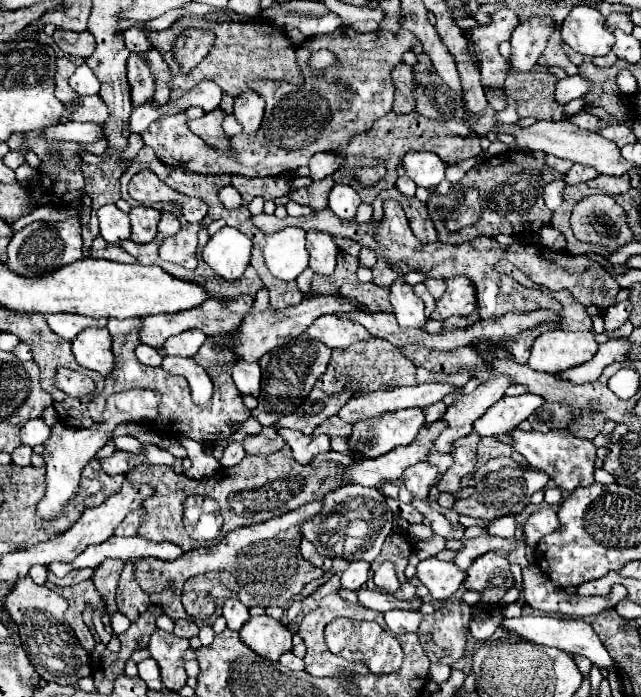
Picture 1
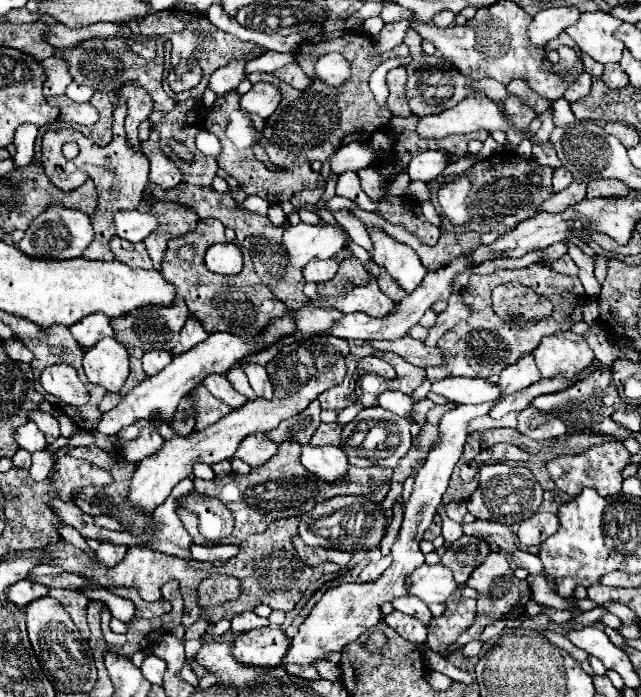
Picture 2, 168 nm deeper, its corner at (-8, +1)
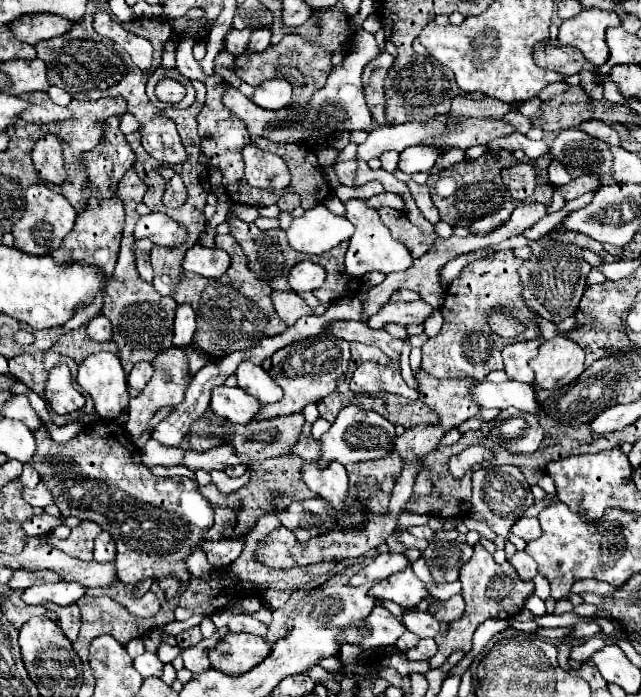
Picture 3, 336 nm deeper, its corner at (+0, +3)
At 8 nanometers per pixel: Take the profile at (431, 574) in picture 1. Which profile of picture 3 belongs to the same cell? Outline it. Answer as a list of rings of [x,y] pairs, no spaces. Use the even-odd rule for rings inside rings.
[[[408,566],[376,584],[376,588],[372,588],[372,596],[376,596],[378,600],[392,600],[404,608],[414,608],[430,594],[426,590],[426,584]]]

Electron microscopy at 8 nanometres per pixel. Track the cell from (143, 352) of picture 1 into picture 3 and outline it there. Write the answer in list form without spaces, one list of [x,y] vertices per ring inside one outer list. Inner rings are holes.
[[[136,362],[134,368],[132,368],[132,372],[130,372],[130,376],[128,376],[128,386],[132,390],[140,392],[148,384],[148,380],[152,378],[152,374],[154,374],[152,362]]]

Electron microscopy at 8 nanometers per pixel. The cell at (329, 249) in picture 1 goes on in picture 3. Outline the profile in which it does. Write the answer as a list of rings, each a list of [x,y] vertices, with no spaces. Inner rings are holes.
[[[304,260],[304,262],[298,262],[290,274],[288,274],[288,284],[294,292],[302,294],[302,292],[312,292],[316,288],[320,288],[324,284],[324,278],[326,278],[326,272],[320,264],[314,264],[310,260]]]

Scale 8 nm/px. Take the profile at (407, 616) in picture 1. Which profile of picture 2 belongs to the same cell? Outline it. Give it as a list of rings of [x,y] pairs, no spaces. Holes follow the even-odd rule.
[[[394,610],[392,614],[388,614],[384,618],[384,622],[394,628],[400,636],[404,636],[408,642],[414,642],[414,644],[424,644],[426,642],[426,628],[420,620],[412,618],[412,616],[406,616],[406,614],[400,614],[398,610]]]

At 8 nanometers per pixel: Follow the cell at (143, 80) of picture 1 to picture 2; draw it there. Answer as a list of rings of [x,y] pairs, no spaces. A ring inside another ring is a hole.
[[[126,84],[122,90],[122,98],[128,106],[128,118],[124,122],[126,128],[126,138],[128,144],[132,144],[132,150],[138,150],[140,140],[138,140],[138,124],[144,122],[150,112],[152,112],[152,98],[146,94],[144,88],[136,84]]]

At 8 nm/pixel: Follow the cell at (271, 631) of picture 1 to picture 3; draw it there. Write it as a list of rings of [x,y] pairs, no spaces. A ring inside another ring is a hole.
[[[228,632],[212,650],[210,650],[210,662],[212,668],[220,672],[228,672],[230,676],[238,676],[240,672],[248,672],[248,668],[254,668],[260,664],[260,660],[266,660],[270,654],[270,644],[266,638],[256,634],[236,634]]]

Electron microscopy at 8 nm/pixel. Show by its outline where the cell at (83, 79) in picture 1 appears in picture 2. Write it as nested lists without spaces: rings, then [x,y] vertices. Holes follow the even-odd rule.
[[[72,82],[72,84],[68,86],[68,90],[66,90],[66,96],[68,96],[72,102],[78,102],[78,104],[88,102],[88,100],[92,98],[92,94],[94,94],[94,90],[90,90],[90,86],[82,86],[82,84],[76,84],[76,82]]]

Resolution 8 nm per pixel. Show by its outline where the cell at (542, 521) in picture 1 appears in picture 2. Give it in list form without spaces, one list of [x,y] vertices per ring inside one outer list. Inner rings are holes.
[[[540,512],[540,514],[534,514],[528,520],[524,520],[518,526],[518,534],[516,536],[518,536],[518,540],[524,546],[532,546],[532,544],[538,546],[548,536],[552,536],[556,530],[558,530],[558,518],[556,518],[556,514]]]

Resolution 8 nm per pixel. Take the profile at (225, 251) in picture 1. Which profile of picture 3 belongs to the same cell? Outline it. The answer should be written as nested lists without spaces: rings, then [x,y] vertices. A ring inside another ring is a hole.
[[[198,244],[186,252],[186,258],[182,262],[182,268],[186,272],[194,272],[208,278],[222,276],[228,270],[228,266],[230,266],[228,252],[220,248],[204,248]]]

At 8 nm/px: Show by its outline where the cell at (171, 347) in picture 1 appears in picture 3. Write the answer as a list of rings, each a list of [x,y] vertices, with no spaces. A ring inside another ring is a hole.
[[[182,304],[176,310],[176,320],[174,320],[174,346],[184,348],[192,342],[196,330],[196,314],[190,306]]]

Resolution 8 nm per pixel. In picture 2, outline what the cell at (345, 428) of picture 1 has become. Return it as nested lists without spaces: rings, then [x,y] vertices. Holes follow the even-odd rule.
[[[332,422],[332,424],[320,424],[314,436],[310,438],[312,446],[338,446],[340,444],[340,434],[342,426]]]

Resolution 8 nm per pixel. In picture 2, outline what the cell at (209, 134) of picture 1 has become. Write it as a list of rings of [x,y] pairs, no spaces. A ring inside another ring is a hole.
[[[228,92],[224,96],[218,96],[212,104],[212,108],[208,110],[206,114],[206,122],[204,122],[204,128],[214,134],[220,144],[222,144],[222,150],[218,154],[218,166],[222,170],[226,170],[232,178],[236,178],[236,174],[240,174],[238,184],[240,188],[250,196],[264,196],[266,202],[270,204],[278,204],[278,202],[284,202],[284,200],[290,200],[294,192],[300,192],[304,189],[312,189],[318,187],[324,187],[325,181],[320,173],[314,172],[311,168],[311,163],[302,155],[289,150],[278,148],[269,142],[262,134],[252,126],[252,120],[250,120],[250,114],[244,112],[240,108],[240,94],[238,92]],[[254,142],[261,142],[267,151],[270,162],[279,168],[282,168],[280,172],[274,172],[274,170],[268,170],[262,162],[258,162],[252,154],[252,144]]]

